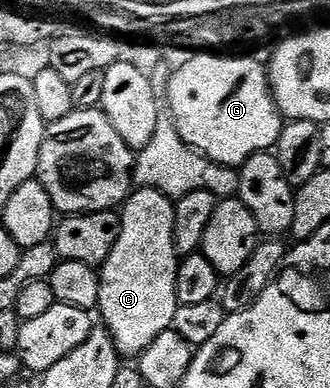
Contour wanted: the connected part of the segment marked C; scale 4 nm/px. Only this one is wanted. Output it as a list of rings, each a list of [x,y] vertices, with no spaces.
[[[137,188],[123,203],[121,231],[111,256],[99,267],[101,287],[97,310],[109,331],[118,355],[137,360],[164,330],[172,327],[178,307],[175,276],[179,255],[173,243],[174,199],[151,188]]]

